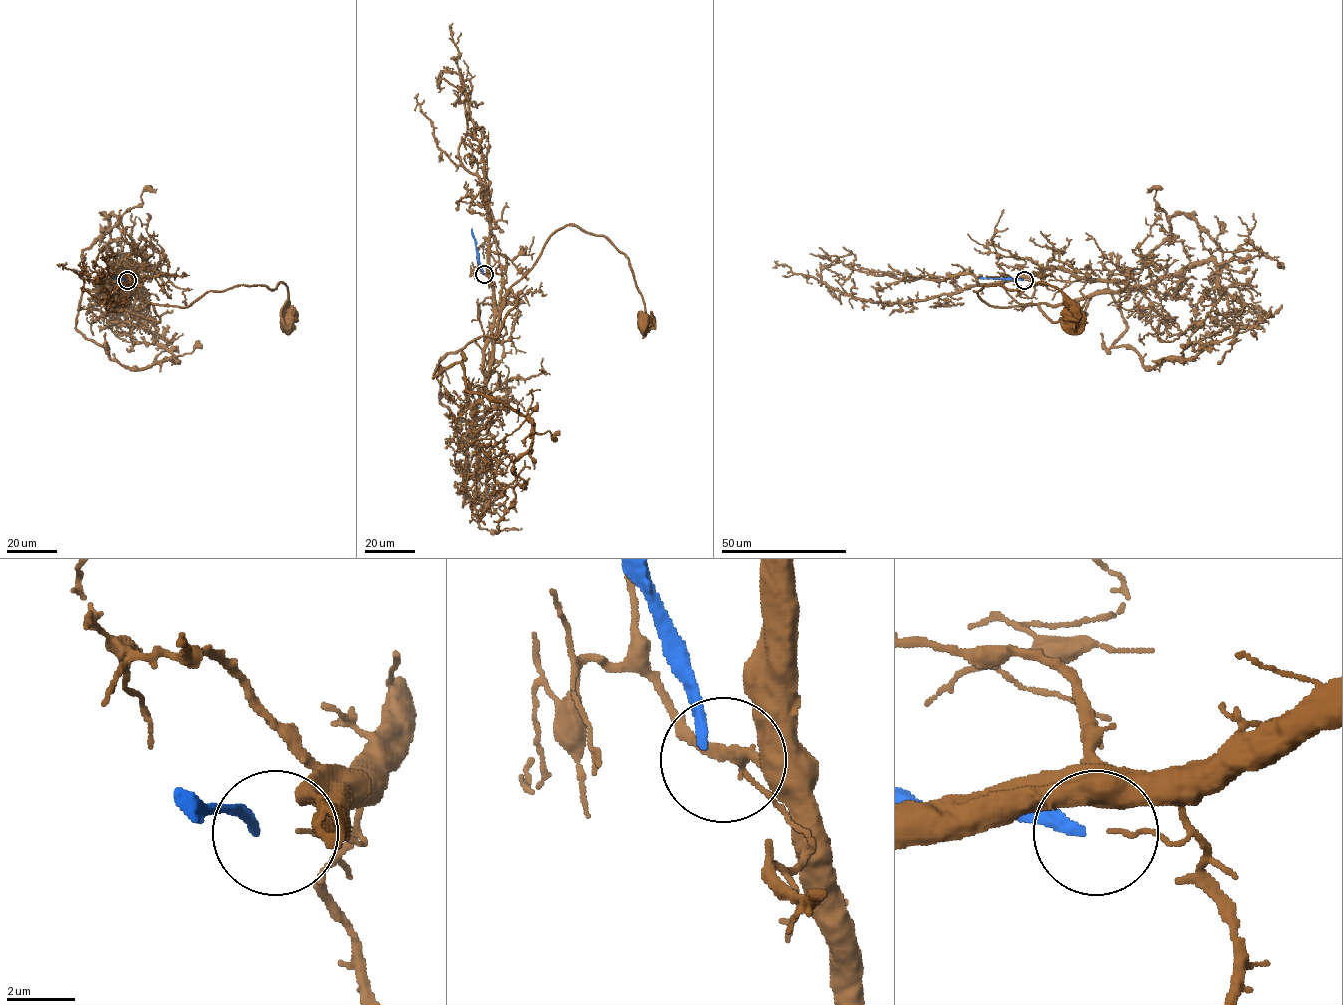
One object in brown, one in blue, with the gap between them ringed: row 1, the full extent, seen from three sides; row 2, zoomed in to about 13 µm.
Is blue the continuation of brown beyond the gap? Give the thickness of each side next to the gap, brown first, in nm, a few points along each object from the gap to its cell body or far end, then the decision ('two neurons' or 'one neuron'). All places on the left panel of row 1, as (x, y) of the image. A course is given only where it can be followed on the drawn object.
110 nm thick on the brown side, 320 nm on the other; brown runs (128, 280), (136, 269), (126, 281), (143, 303), (175, 306), (210, 291), (283, 283), (287, 324); blue runs (126, 280), (114, 278); two neurons

